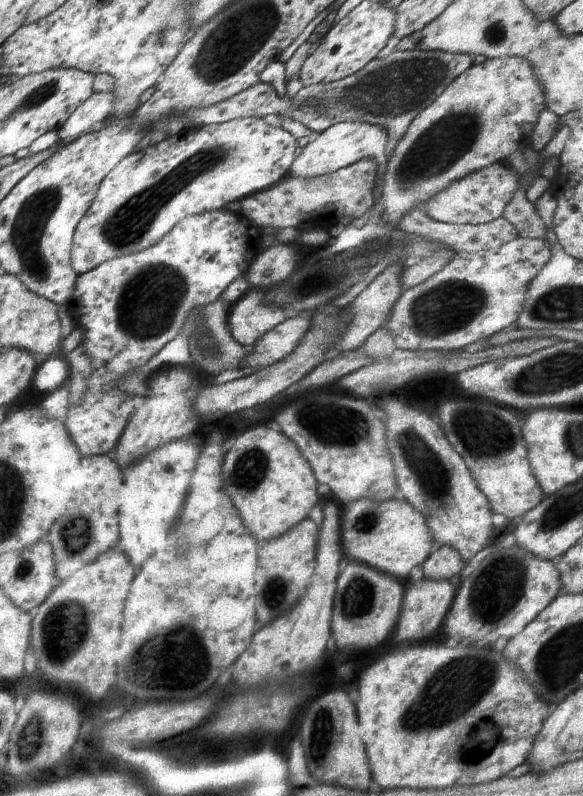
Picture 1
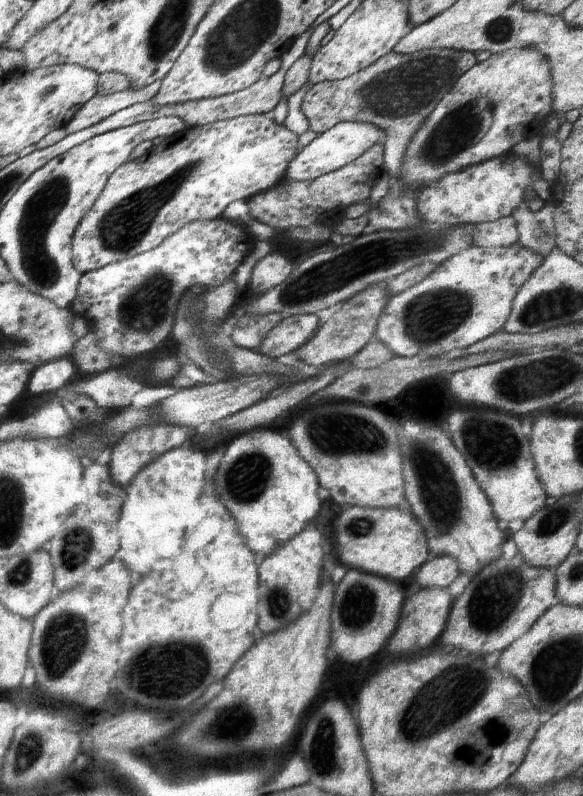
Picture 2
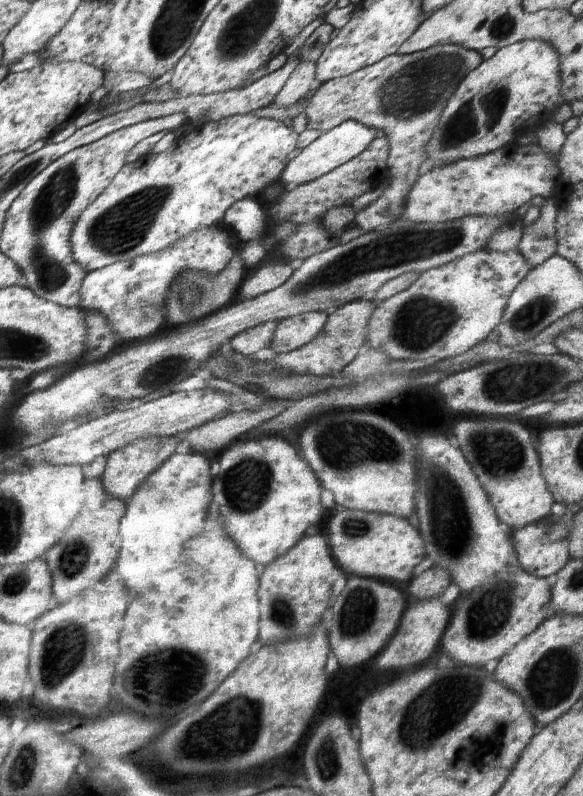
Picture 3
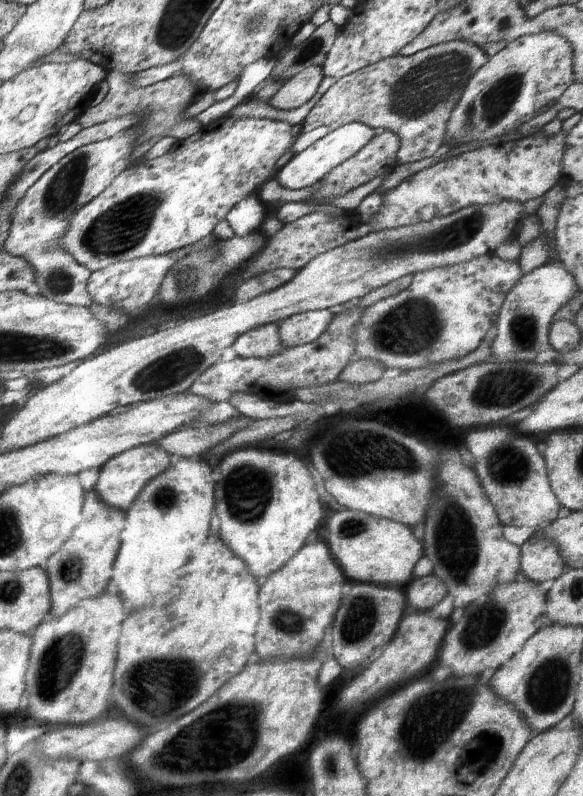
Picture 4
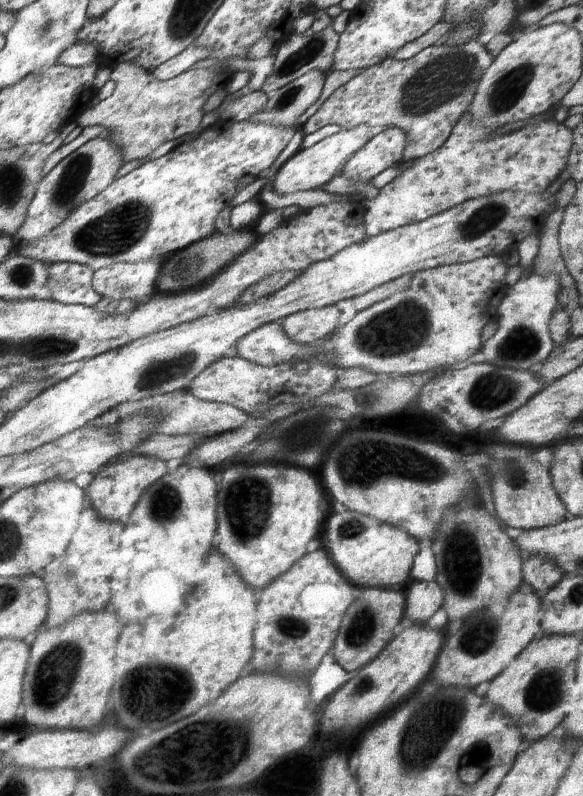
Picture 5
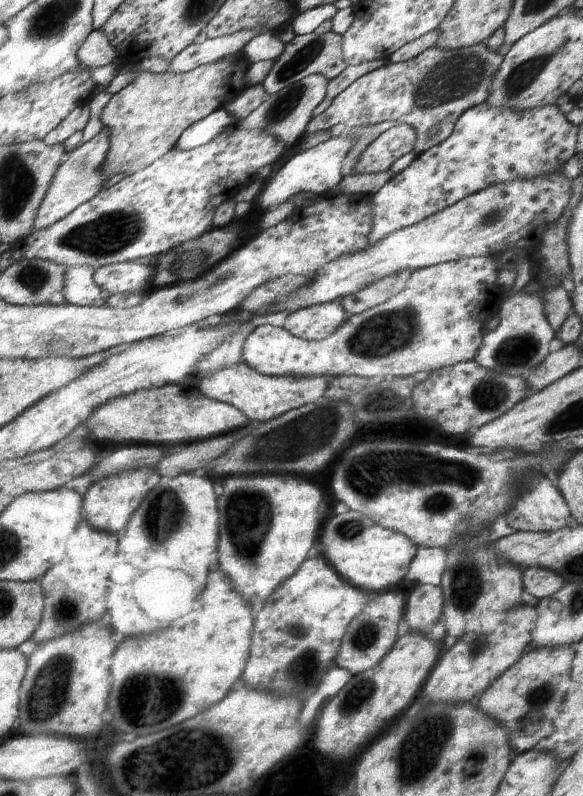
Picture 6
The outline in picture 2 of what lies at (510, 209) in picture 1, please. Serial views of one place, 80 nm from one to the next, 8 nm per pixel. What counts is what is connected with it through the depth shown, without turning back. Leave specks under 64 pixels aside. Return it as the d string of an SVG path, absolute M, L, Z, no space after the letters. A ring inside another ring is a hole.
M522 202L512 211L521 245L542 253L545 258L556 247L553 223L555 202L544 202L539 211L532 211L527 203Z

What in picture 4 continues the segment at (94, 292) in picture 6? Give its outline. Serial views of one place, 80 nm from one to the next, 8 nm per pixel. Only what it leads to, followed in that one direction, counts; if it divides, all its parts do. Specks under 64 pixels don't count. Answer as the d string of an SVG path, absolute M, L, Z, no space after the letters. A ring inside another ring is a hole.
M98 142L83 146L52 167L18 202L5 249L30 262L35 268L41 294L50 300L79 307L89 307L93 303L88 288L93 270L65 248L55 245L67 234L76 212L98 199L122 175L122 170L114 168L124 154L126 144Z

